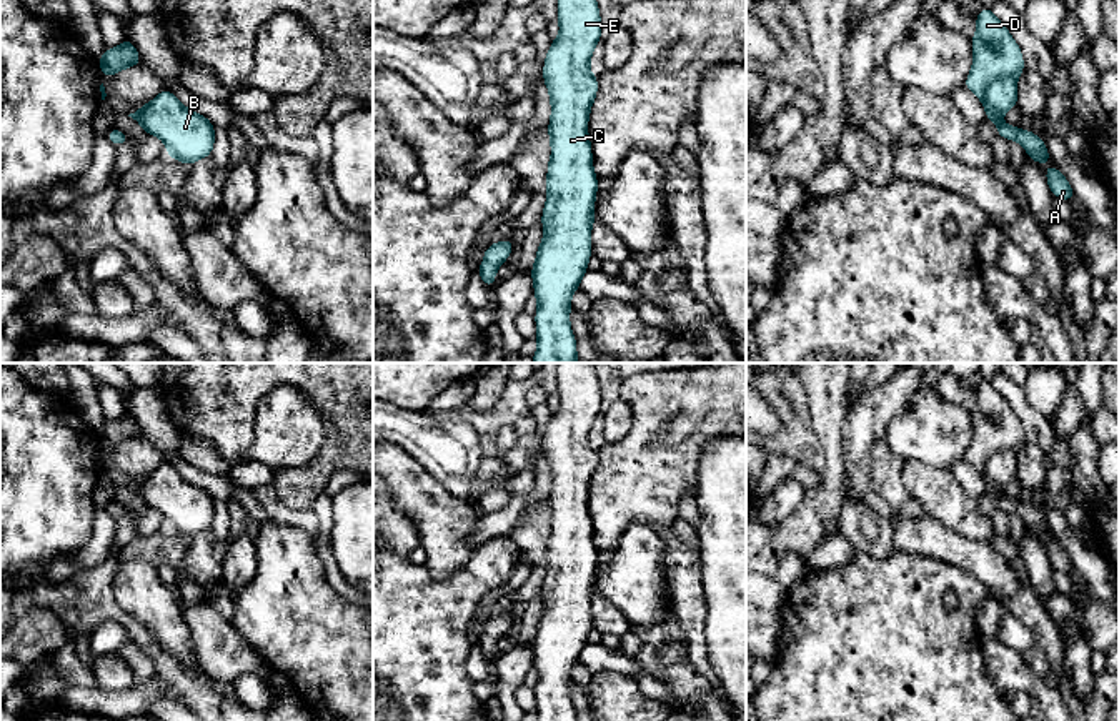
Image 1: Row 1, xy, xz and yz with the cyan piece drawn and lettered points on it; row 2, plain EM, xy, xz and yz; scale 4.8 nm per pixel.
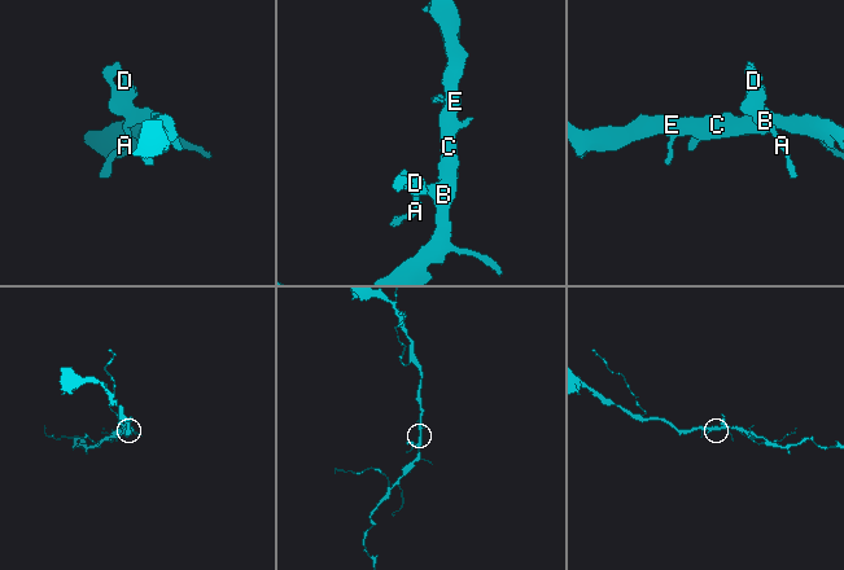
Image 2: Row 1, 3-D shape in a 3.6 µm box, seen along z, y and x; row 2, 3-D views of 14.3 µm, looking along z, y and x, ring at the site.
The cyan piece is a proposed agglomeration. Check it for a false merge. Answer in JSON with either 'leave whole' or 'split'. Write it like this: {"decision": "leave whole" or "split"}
{"decision": "leave whole"}

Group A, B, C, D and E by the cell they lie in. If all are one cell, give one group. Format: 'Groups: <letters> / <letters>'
Groups: A B C D E

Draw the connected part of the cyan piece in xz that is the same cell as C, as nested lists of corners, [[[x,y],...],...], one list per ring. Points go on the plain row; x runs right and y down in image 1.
[[[556,363],[560,408],[545,430],[543,453],[550,465],[551,491],[548,508],[551,531],[546,538],[546,576],[541,588],[543,613],[530,644],[538,673],[535,686],[538,721],[576,721],[569,698],[571,669],[588,644],[591,626],[591,599],[598,551],[593,543],[591,515],[588,510],[589,483],[598,466],[598,450],[589,443],[589,431],[601,413],[601,388],[594,363]]]

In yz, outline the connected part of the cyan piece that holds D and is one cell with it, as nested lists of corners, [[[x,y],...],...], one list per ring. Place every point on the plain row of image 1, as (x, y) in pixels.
[[[981,381],[976,391],[972,441],[964,455],[986,483],[986,493],[997,498],[997,510],[1019,515],[1036,536],[1051,533],[1046,516],[1034,506],[1011,500],[1001,490],[1017,480],[1017,450],[1024,445],[1019,418],[991,381]]]

